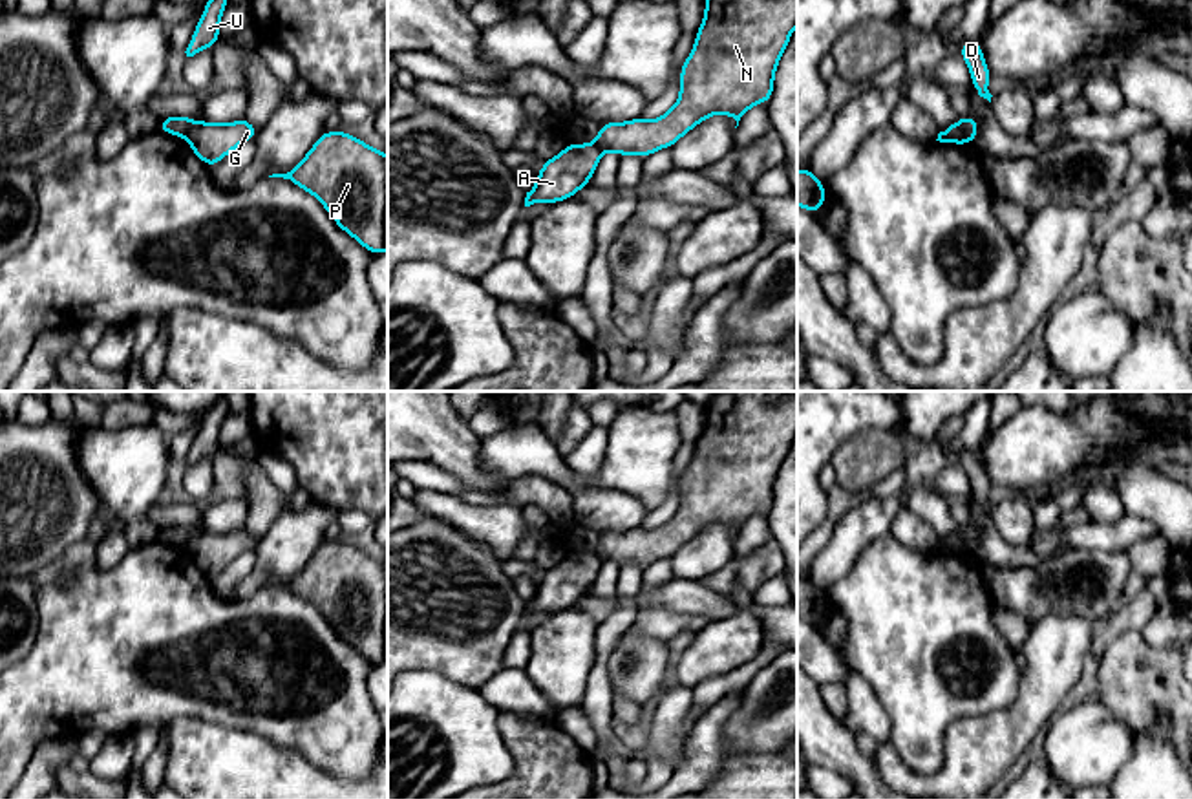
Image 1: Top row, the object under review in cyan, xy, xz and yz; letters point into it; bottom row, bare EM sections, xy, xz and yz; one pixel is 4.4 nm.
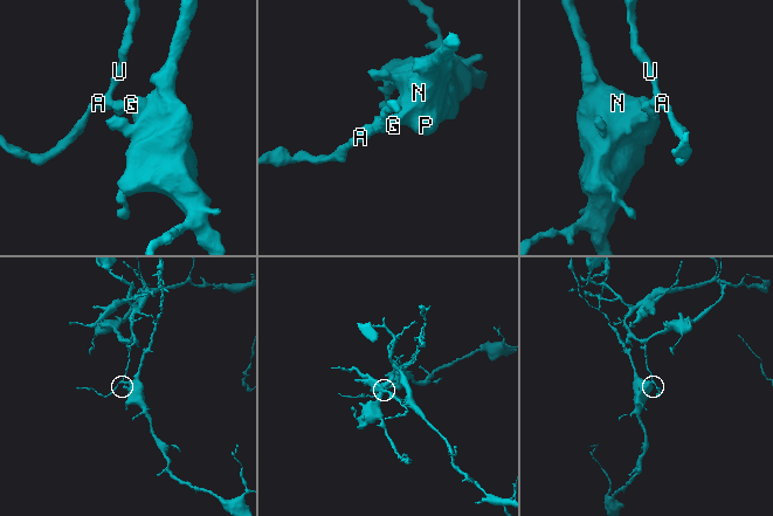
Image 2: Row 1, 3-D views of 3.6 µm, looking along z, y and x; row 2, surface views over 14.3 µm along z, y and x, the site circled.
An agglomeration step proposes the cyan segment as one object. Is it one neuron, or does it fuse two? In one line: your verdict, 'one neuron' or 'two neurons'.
two neurons

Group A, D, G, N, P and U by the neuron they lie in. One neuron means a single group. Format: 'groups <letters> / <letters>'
groups A D U / G N P

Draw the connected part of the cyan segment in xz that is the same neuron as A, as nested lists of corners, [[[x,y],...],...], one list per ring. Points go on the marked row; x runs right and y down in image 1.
[[[594,143],[567,144],[556,157],[545,161],[537,172],[536,186],[527,192],[525,207],[569,199],[589,185],[600,157],[601,150]]]

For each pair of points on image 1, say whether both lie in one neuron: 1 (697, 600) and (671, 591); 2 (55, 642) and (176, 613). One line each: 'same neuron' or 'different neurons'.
1: same neuron
2: same neuron

